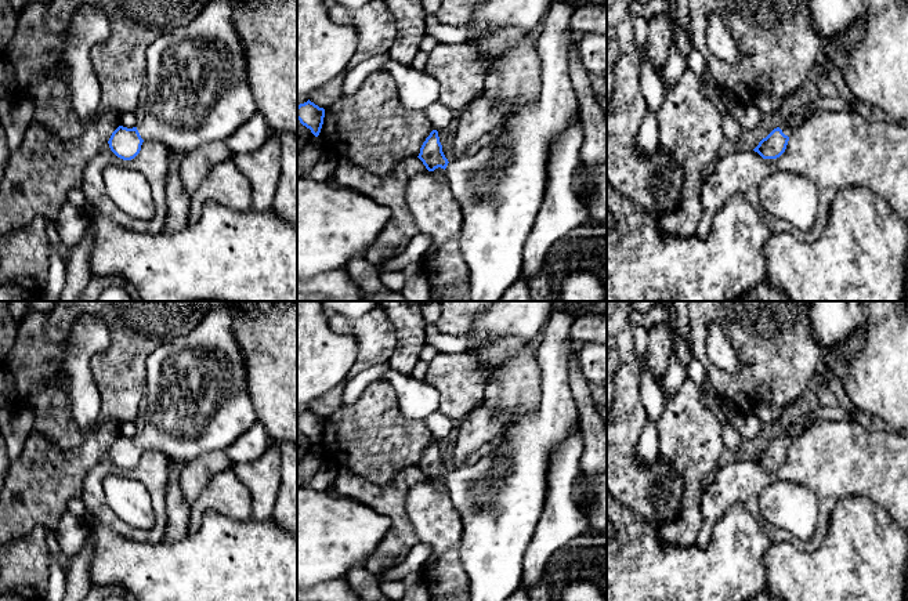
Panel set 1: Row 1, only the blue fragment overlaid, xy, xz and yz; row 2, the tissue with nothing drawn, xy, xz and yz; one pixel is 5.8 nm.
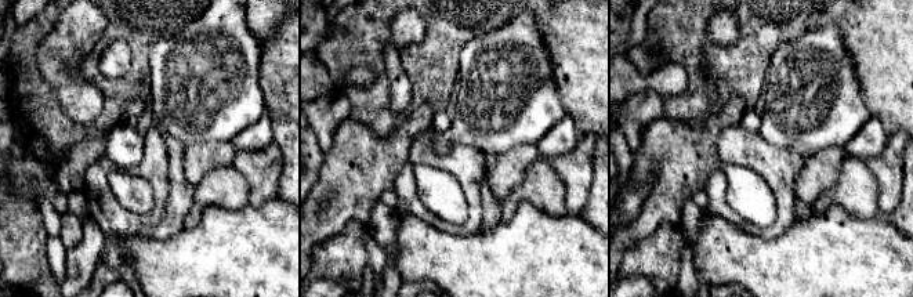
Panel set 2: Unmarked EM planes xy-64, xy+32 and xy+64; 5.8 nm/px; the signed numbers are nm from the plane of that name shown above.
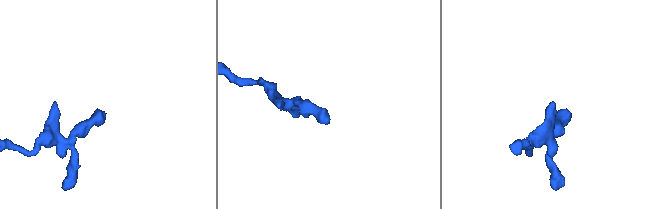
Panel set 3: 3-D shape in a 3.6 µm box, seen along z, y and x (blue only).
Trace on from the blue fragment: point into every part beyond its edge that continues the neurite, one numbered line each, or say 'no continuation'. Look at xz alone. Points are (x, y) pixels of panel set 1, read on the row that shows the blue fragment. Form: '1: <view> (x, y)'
1: xz (499, 189)

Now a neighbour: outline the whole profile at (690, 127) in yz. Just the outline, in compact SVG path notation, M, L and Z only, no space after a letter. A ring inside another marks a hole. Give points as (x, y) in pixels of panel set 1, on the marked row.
M688 68L672 87L656 113L659 146L681 166L684 181L679 206L659 217L665 233L695 235L702 216L703 170L719 159L724 142L721 113L703 95L699 77Z

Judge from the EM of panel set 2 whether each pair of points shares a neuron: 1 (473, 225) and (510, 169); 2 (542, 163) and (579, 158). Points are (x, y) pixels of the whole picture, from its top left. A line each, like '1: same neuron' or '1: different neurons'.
1: different neurons
2: different neurons

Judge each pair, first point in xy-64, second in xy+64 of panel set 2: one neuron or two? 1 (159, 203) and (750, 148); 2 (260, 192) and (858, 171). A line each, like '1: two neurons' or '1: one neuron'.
1: one neuron
2: two neurons

